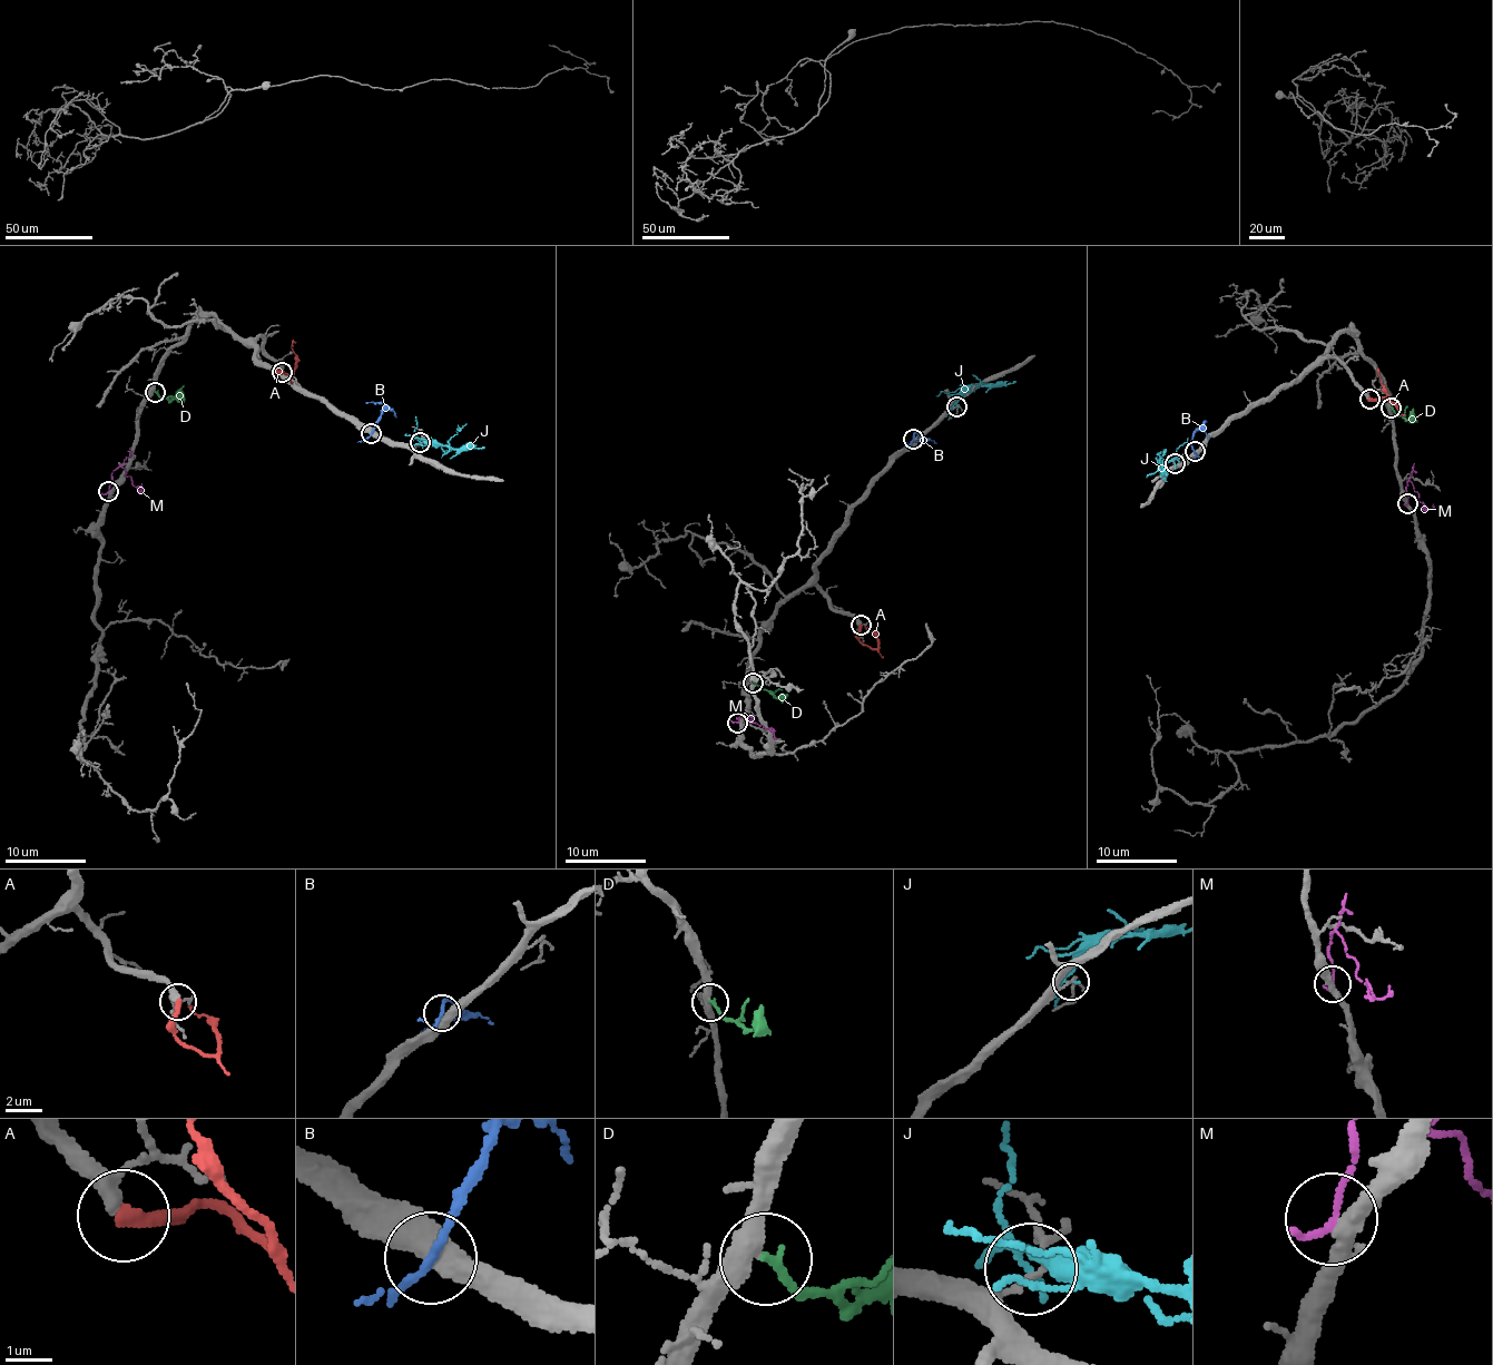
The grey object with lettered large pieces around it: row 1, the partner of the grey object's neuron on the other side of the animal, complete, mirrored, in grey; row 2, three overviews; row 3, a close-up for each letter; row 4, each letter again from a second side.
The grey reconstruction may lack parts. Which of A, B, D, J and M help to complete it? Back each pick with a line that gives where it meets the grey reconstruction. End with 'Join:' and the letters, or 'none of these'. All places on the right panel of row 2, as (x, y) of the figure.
D: (1391, 408)
Join: D

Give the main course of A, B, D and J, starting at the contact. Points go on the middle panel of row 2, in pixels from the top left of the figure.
A: (860, 626), (860, 639), (876, 648), (874, 634), (865, 626)
B: (914, 439), (915, 432), (921, 440), (904, 448)
D: (753, 681), (770, 694), (785, 695)
J: (956, 406), (964, 395), (980, 385), (1015, 381)

